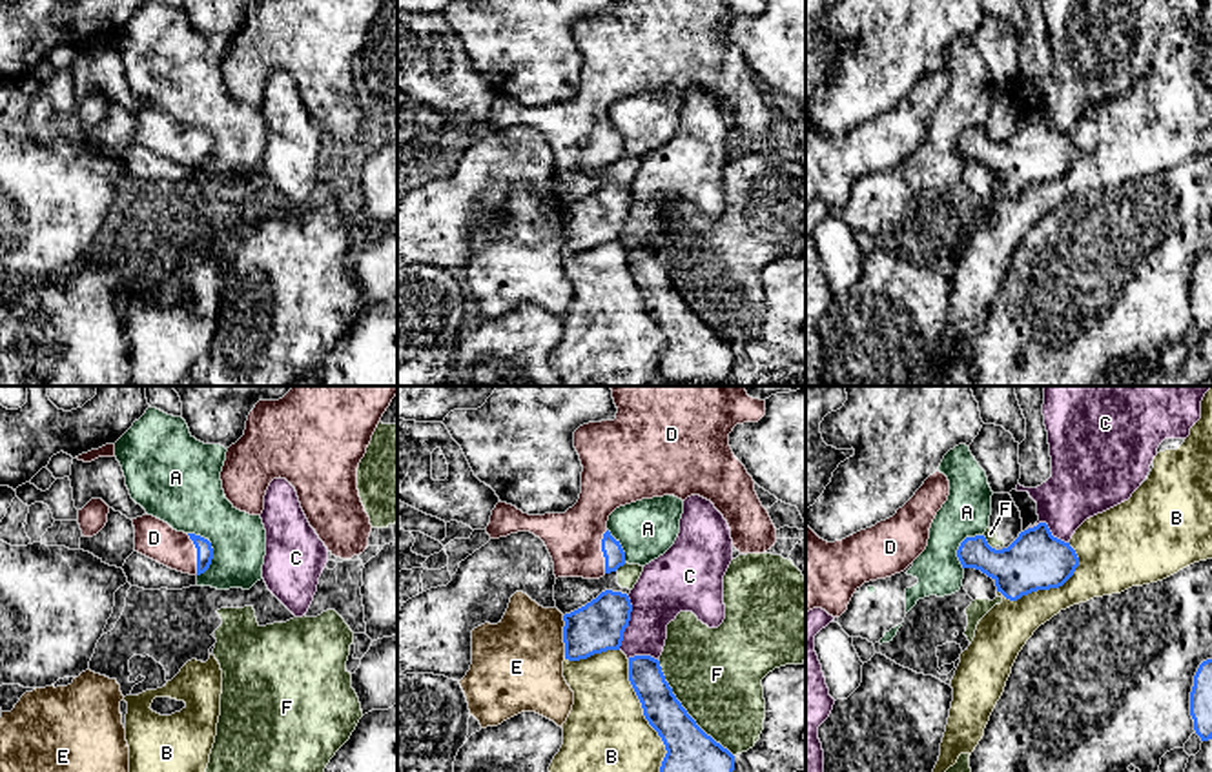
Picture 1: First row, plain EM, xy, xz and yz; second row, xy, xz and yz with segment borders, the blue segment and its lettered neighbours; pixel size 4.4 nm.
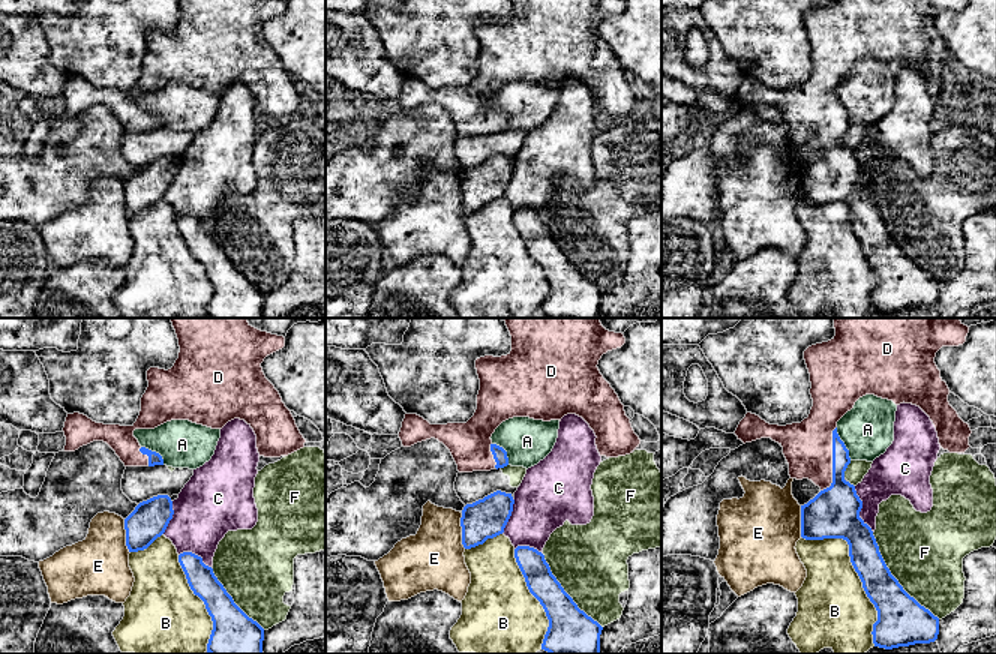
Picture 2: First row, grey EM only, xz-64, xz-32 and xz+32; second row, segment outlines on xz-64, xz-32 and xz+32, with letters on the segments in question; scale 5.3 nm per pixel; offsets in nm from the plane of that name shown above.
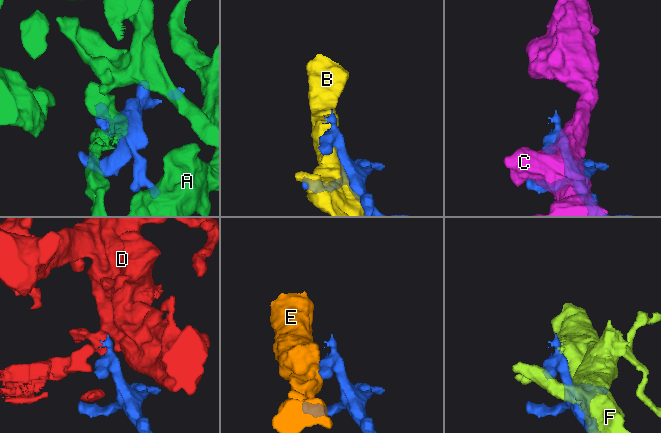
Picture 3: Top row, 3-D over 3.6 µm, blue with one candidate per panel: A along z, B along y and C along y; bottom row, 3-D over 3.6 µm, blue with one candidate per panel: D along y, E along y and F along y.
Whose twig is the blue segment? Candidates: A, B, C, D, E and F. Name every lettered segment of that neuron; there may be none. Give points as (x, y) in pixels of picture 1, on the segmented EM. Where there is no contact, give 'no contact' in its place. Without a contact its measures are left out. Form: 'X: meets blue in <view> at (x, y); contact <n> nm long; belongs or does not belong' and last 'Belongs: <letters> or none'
A: meets blue in xy at (212, 550); contact 200 nm long; does not belong
B: meets blue in xz at (644, 714); contact 500 nm long; does not belong
C: meets blue in xz at (627, 623); contact 240 nm long; does not belong
D: meets blue in xz at (602, 550); contact 190 nm long; belongs
E: meets blue in xz at (564, 638); contact 190 nm long; does not belong
F: meets blue in xz at (686, 711); contact 550 nm long; does not belong
Belongs: D

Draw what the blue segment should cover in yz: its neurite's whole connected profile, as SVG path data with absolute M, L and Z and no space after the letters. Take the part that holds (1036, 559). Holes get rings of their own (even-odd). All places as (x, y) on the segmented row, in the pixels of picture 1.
M1046 523L1021 532L1002 550L991 548L984 535L966 537L957 557L962 568L975 568L991 577L997 592L1010 601L1037 590L1059 588L1079 566L1075 550L1053 537Z

